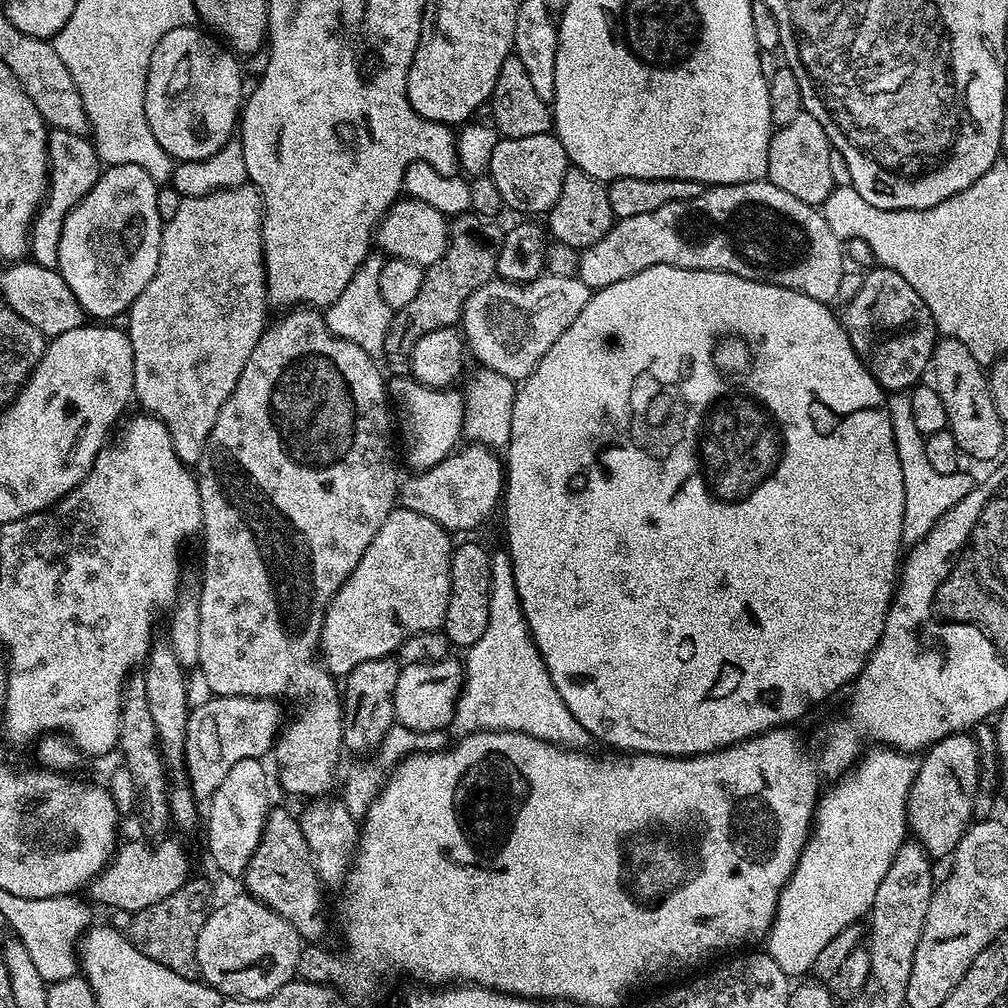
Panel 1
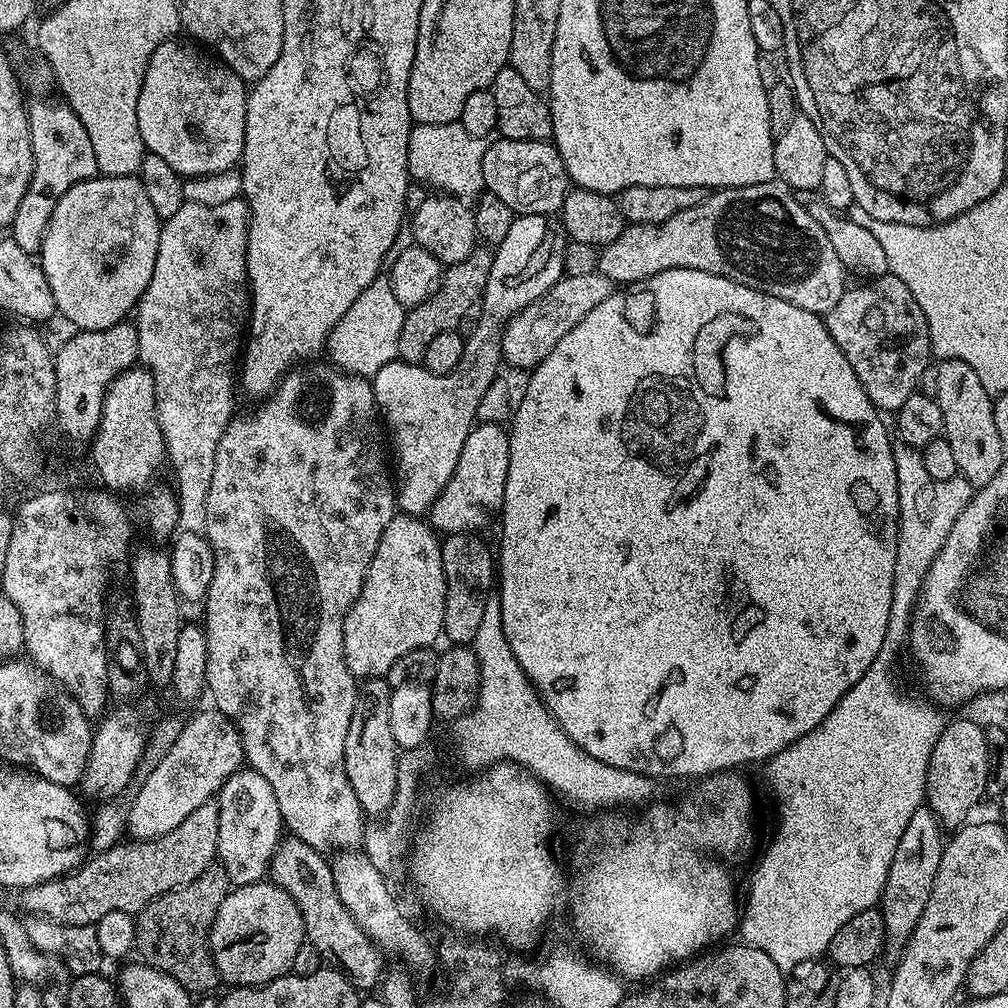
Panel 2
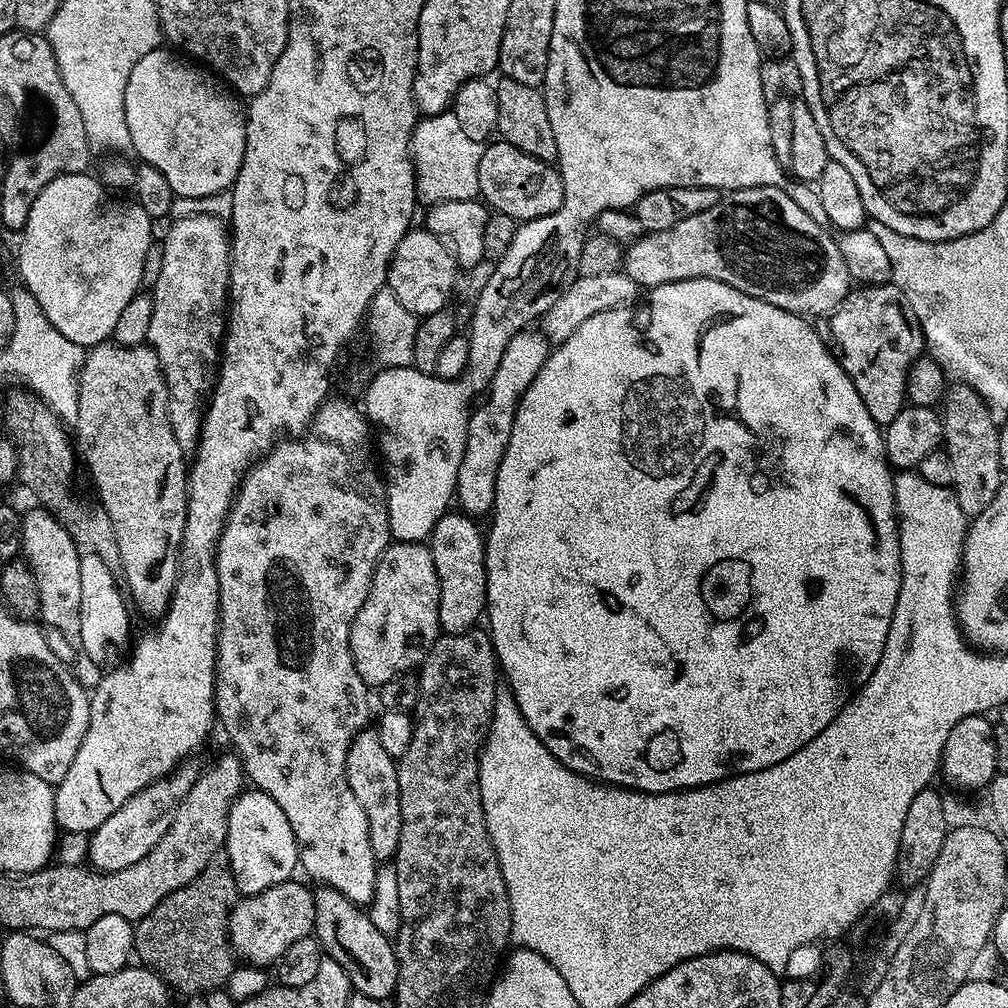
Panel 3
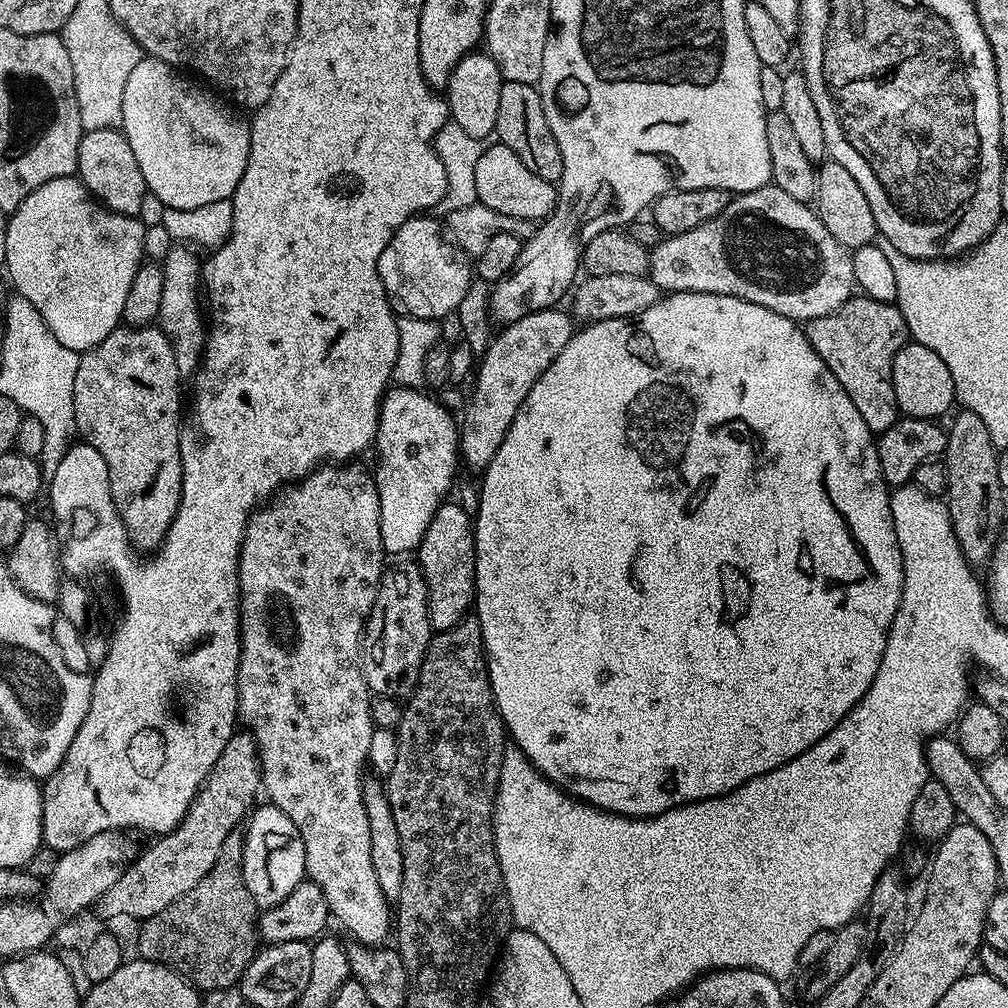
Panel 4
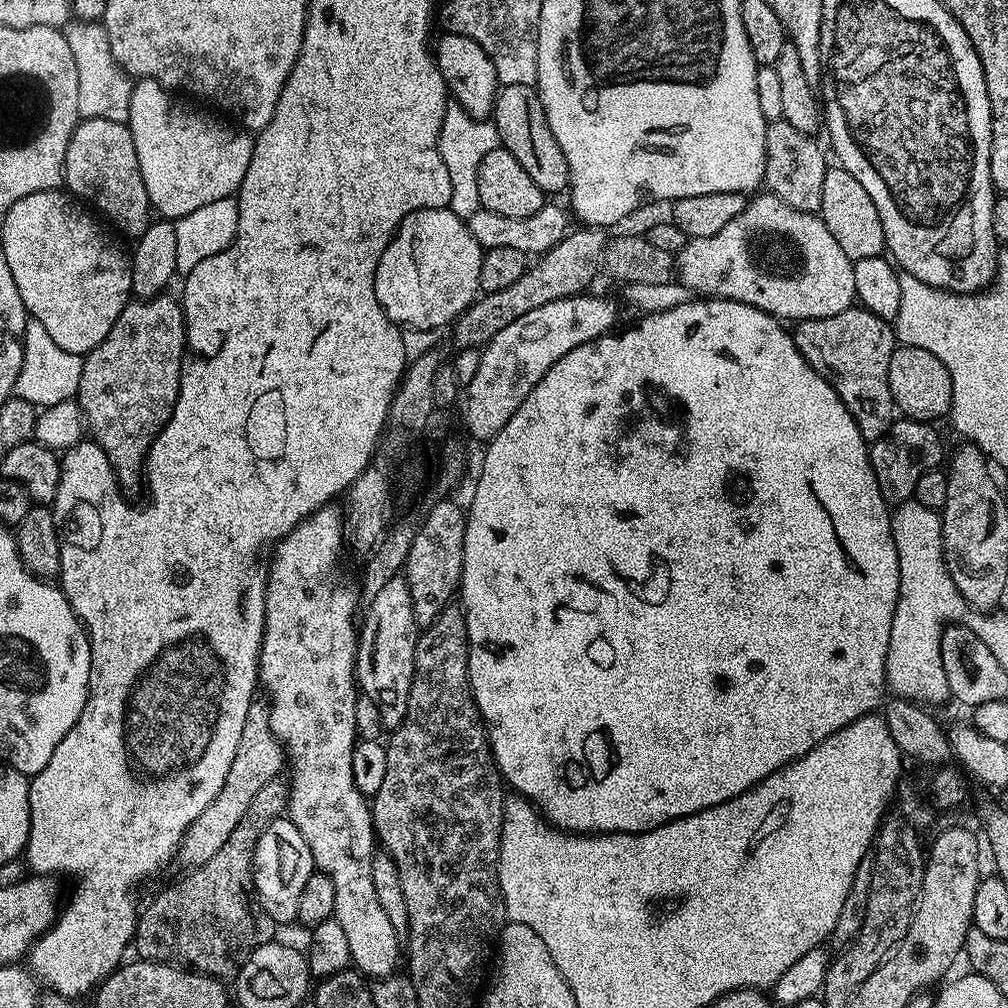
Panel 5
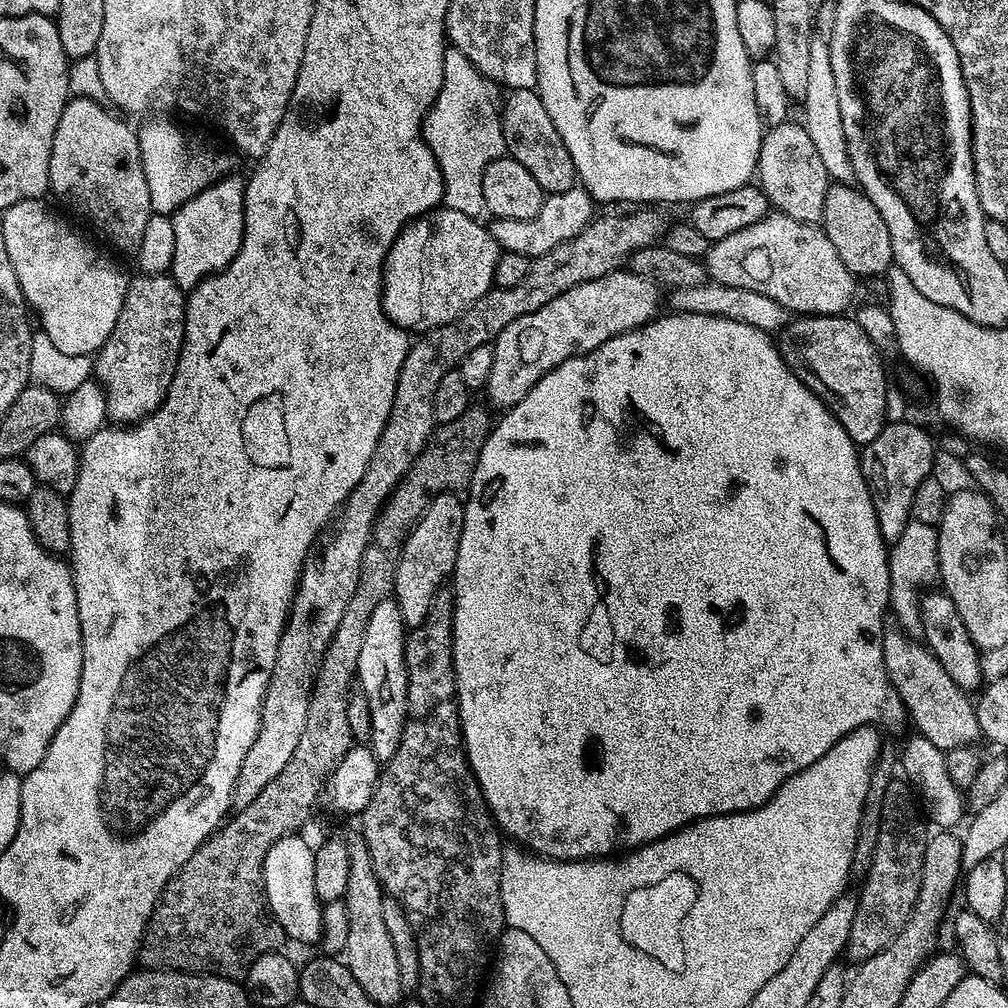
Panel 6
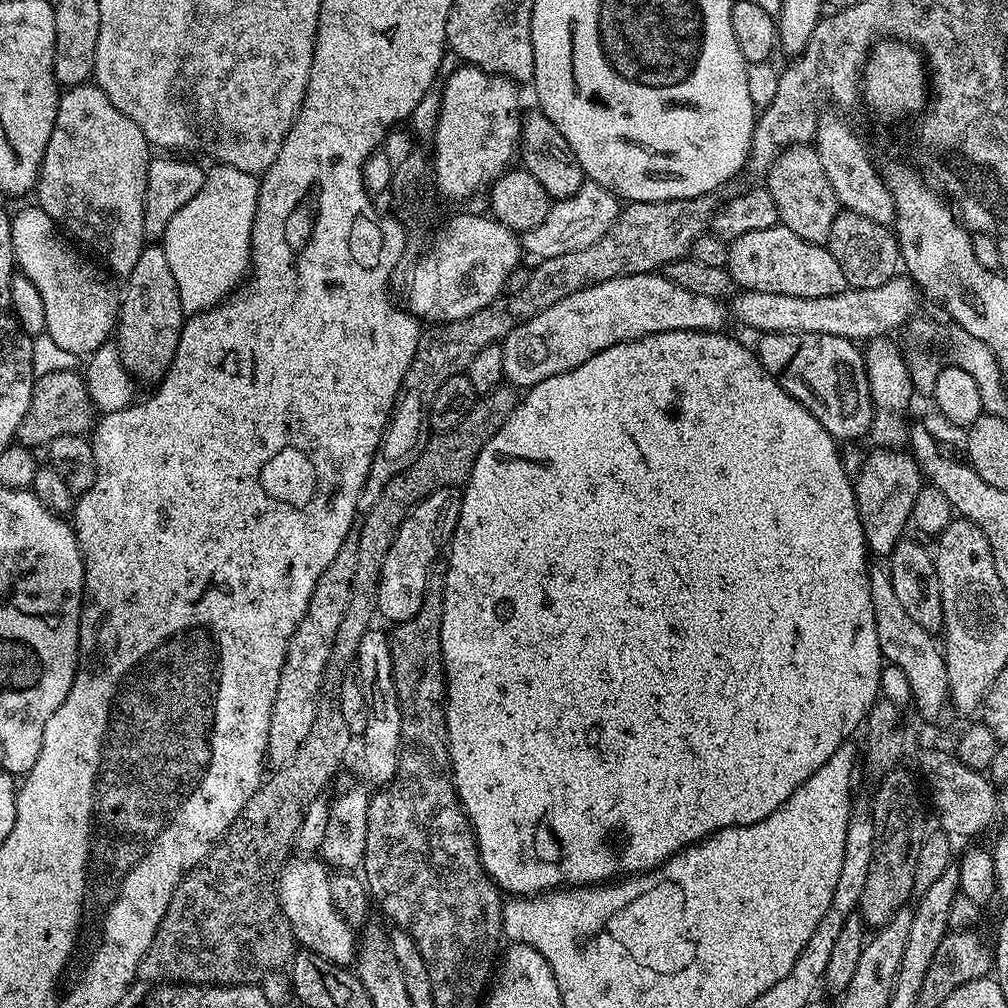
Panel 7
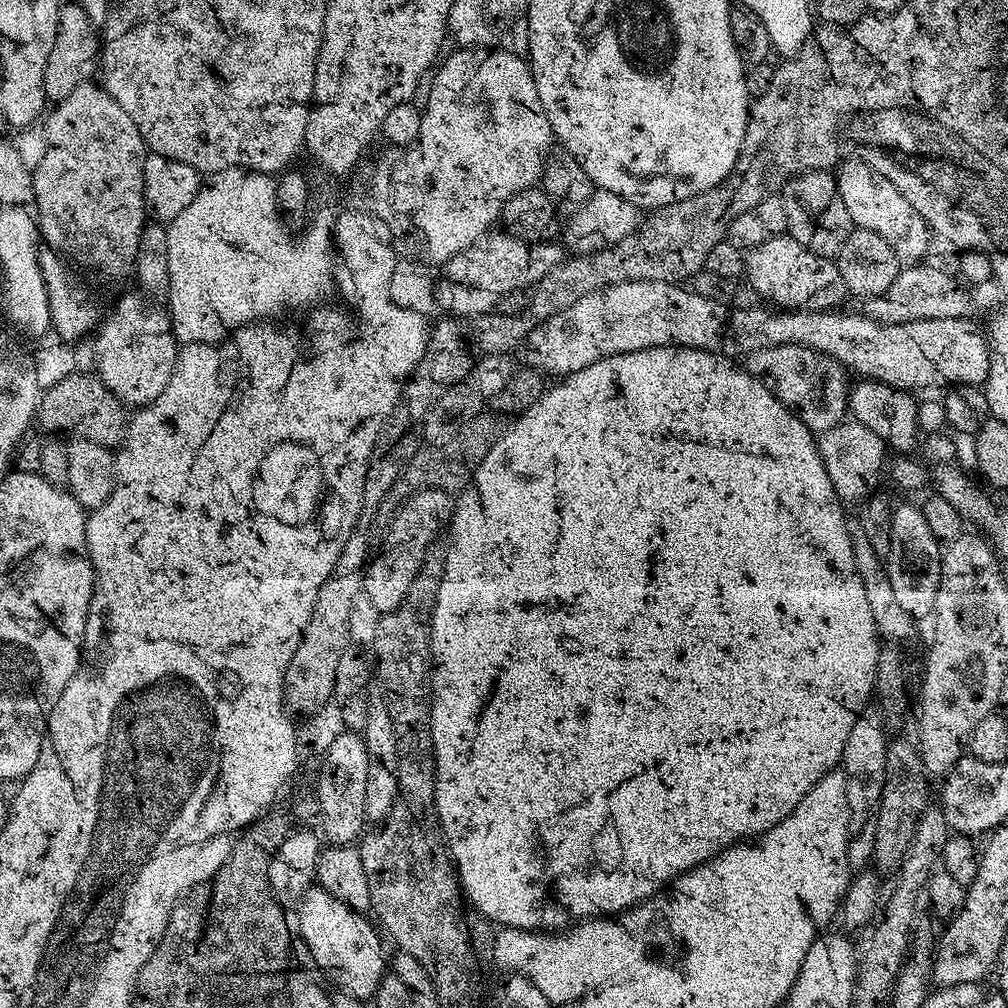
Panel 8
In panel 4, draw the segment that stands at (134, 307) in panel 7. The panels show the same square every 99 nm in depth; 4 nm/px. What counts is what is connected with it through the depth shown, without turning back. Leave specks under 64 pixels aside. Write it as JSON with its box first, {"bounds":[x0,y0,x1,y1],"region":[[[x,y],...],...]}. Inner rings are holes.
{"bounds":[74,326,182,554],"region":[[[118,326],[98,346],[94,346],[88,352],[83,353],[78,362],[78,374],[74,374],[74,422],[79,439],[83,443],[94,446],[102,458],[106,458],[106,470],[110,474],[110,494],[114,498],[114,506],[122,518],[122,522],[128,531],[128,539],[133,548],[141,553],[148,554],[160,547],[160,543],[166,538],[170,530],[170,522],[174,522],[174,514],[180,505],[180,491],[182,490],[182,458],[180,457],[180,425],[182,423],[182,411],[180,412],[180,380],[182,373],[174,362],[174,350],[170,338],[159,326],[146,328],[130,328]]]}

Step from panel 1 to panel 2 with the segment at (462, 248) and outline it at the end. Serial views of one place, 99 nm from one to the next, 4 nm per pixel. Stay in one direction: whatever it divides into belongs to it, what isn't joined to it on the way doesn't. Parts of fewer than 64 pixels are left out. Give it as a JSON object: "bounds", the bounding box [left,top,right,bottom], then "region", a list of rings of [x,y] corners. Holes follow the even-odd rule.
{"bounds":[398,246,492,365],"region":[[[478,246],[460,264],[447,265],[443,269],[440,284],[434,290],[434,294],[430,294],[426,302],[407,309],[398,339],[399,359],[405,360],[407,364],[423,365],[426,346],[430,346],[430,341],[438,338],[438,334],[457,331],[461,327],[459,324],[468,315],[469,317],[473,315],[486,290],[486,282],[490,278],[492,254],[491,247]]]}

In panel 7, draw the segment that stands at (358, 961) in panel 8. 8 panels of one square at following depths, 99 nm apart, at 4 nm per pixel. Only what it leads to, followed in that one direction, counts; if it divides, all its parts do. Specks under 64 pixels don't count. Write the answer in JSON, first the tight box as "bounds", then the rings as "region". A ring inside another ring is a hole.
{"bounds":[278,858,358,965],"region":[[[316,858],[296,859],[300,860],[289,859],[278,873],[280,908],[290,922],[295,943],[331,964],[351,965],[356,959],[358,936],[334,906],[329,869]]]}

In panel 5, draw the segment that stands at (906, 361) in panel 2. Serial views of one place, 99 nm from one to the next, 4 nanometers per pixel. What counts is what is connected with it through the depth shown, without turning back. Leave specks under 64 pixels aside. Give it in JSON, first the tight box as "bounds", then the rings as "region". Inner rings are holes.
{"bounds":[792,306,898,442],"region":[[[853,306],[838,314],[830,314],[830,318],[799,321],[792,332],[792,341],[798,346],[798,350],[806,358],[806,362],[812,366],[812,369],[825,376],[830,382],[830,386],[834,386],[834,390],[838,394],[838,398],[842,398],[846,410],[850,410],[862,438],[869,442],[882,438],[882,434],[886,434],[886,430],[894,419],[894,405],[887,377],[890,356],[898,345],[893,325],[882,317],[874,315],[870,309]]]}

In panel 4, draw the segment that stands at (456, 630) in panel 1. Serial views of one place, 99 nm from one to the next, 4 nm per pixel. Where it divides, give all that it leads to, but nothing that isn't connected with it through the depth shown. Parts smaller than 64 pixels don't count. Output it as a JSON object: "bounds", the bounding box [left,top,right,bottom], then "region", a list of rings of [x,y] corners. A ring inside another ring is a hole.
{"bounds":[418,502,476,633],"region":[[[445,502],[440,505],[440,509],[434,514],[434,518],[430,518],[430,526],[426,526],[426,534],[422,538],[418,549],[418,563],[422,574],[424,575],[424,581],[426,582],[426,590],[428,591],[428,620],[432,623],[433,633],[445,632],[450,630],[450,626],[458,626],[458,622],[465,619],[473,611],[474,601],[476,599],[476,533],[474,531],[474,520],[468,512],[460,504],[451,504],[451,502]]]}

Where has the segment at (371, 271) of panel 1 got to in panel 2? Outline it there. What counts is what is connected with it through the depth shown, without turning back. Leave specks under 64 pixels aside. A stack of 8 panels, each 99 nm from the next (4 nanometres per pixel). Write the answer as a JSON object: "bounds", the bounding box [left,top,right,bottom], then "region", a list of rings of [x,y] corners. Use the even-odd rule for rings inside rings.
{"bounds":[325,222,414,378],"region":[[[406,222],[399,228],[394,245],[390,246],[385,258],[383,258],[382,272],[355,299],[354,304],[350,306],[346,314],[333,326],[325,344],[325,351],[327,356],[329,355],[331,358],[329,361],[341,371],[371,378],[382,366],[386,366],[398,358],[398,339],[402,332],[402,322],[405,321],[406,309],[395,297],[387,273],[392,271],[399,255],[414,245],[413,228],[411,223]]]}

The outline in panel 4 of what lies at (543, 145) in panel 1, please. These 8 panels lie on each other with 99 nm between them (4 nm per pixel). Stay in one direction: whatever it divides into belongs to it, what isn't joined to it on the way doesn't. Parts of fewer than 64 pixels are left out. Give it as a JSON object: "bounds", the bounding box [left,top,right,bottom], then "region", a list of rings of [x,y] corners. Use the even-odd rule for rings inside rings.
{"bounds":[475,142,557,222],"region":[[[499,142],[492,143],[485,147],[475,167],[477,201],[490,206],[490,210],[503,216],[533,222],[543,221],[556,208],[557,185],[546,178],[538,178],[538,174],[533,174],[522,163],[522,158],[518,158],[518,154],[510,150],[510,146]]]}

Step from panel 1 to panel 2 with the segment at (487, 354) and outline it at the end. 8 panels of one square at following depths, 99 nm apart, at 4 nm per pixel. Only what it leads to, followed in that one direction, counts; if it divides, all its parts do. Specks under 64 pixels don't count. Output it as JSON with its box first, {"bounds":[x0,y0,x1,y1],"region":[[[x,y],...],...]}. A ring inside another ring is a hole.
{"bounds":[500,270,613,368],"region":[[[598,270],[579,278],[564,276],[551,290],[542,294],[542,298],[506,321],[500,343],[503,359],[507,363],[509,360],[516,368],[535,368],[550,350],[554,350],[554,346],[558,346],[558,342],[562,342],[562,338],[566,338],[566,334],[570,334],[570,330],[574,330],[574,326],[578,326],[578,322],[582,322],[582,318],[586,318],[586,314],[590,314],[590,310],[594,310],[594,306],[606,302],[613,291],[612,280]]]}

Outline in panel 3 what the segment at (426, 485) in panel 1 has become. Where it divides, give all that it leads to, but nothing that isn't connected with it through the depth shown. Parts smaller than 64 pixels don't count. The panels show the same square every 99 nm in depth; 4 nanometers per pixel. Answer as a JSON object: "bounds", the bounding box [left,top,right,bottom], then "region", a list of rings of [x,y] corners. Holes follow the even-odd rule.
{"bounds":[454,330,550,518],"region":[[[520,330],[514,338],[510,338],[510,346],[506,346],[502,362],[498,362],[498,370],[494,370],[494,378],[487,386],[488,401],[481,408],[473,407],[468,418],[466,450],[462,454],[462,466],[458,466],[454,497],[459,511],[473,518],[487,517],[491,513],[498,482],[498,466],[502,466],[502,458],[510,442],[516,407],[520,405],[520,398],[530,382],[534,382],[538,370],[542,370],[542,366],[548,361],[549,355],[550,345],[543,331]]]}

